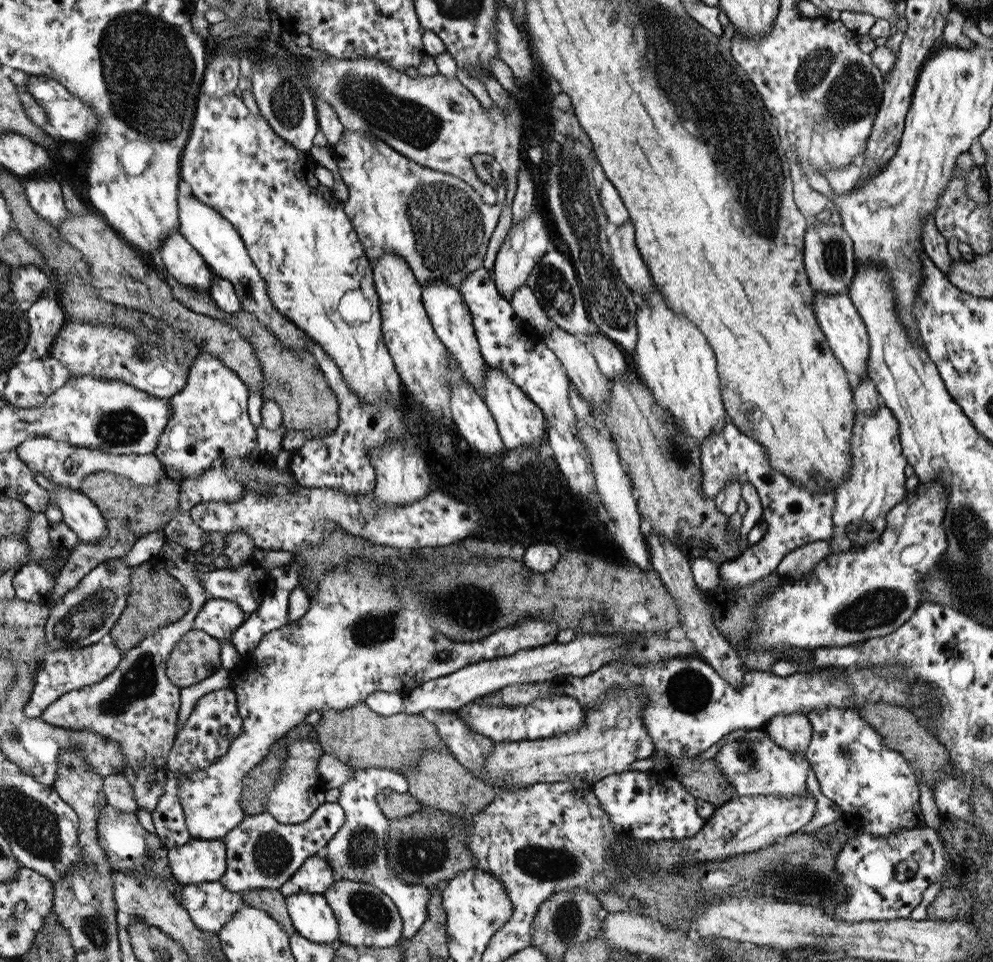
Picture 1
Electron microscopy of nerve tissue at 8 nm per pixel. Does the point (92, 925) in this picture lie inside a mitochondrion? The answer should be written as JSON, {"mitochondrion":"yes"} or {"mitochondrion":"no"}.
{"mitochondrion":"yes"}

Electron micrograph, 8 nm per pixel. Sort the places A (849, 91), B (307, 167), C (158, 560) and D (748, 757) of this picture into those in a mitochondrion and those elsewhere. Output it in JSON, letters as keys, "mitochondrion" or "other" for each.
{"A":"mitochondrion","B":"other","C":"other","D":"mitochondrion"}

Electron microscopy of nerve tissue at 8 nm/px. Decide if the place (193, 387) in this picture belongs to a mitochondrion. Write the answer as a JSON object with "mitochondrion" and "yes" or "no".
{"mitochondrion":"no"}

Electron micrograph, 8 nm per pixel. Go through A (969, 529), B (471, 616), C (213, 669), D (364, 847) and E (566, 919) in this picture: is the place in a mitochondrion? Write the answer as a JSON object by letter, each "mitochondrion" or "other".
{"A":"mitochondrion","B":"mitochondrion","C":"other","D":"mitochondrion","E":"mitochondrion"}

